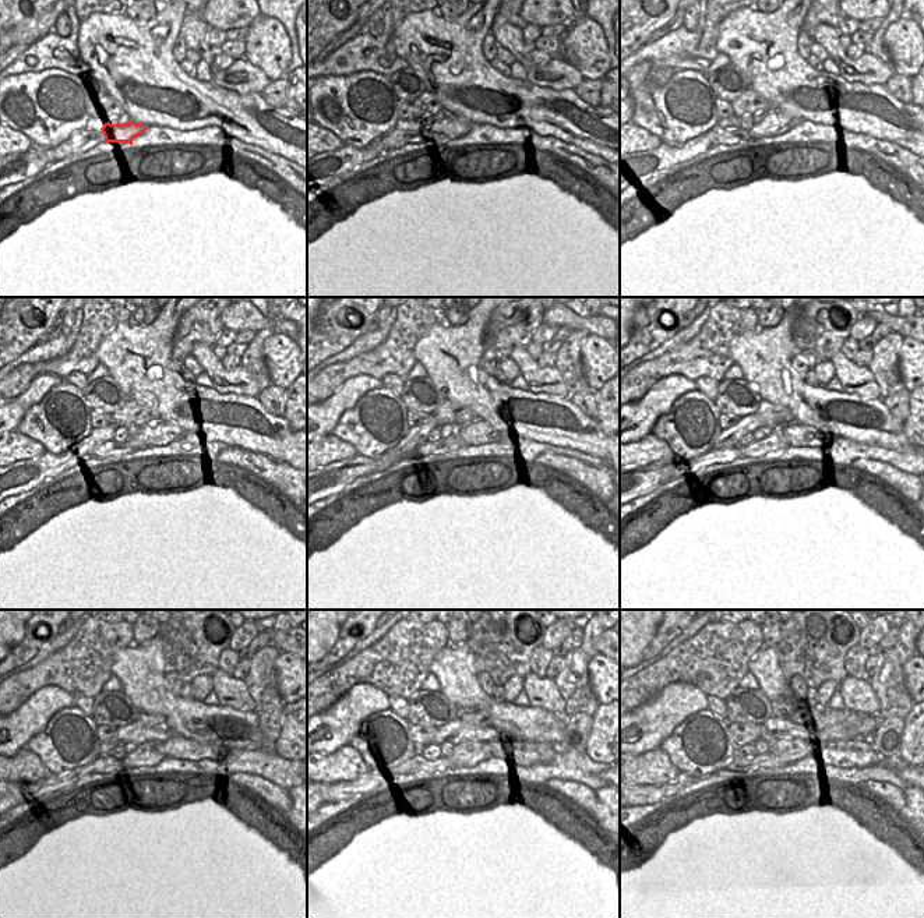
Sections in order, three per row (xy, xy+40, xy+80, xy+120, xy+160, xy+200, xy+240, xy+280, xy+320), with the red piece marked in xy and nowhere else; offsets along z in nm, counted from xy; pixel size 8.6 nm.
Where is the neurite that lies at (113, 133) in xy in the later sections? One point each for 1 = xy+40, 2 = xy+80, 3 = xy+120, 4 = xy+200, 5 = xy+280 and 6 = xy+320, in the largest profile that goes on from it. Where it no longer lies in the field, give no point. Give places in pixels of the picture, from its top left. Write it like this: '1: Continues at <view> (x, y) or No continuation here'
1: Continues at xy+40 (450, 129)
2: Continues at xy+80 (775, 123)
3: Continues at xy+120 (161, 433)
4: Continues at xy+200 (796, 434)
5: Continues at xy+280 (525, 751)
6: Continues at xy+320 (856, 752)

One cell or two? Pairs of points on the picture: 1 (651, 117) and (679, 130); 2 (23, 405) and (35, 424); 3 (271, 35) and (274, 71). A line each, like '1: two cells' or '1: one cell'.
1: one cell
2: two cells
3: one cell

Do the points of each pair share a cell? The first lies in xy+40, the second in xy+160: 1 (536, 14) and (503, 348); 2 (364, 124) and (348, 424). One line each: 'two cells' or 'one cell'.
1: two cells
2: one cell

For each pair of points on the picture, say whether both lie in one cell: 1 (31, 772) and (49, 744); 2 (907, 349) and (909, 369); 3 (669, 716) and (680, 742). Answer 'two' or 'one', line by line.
1: two
2: one
3: two

